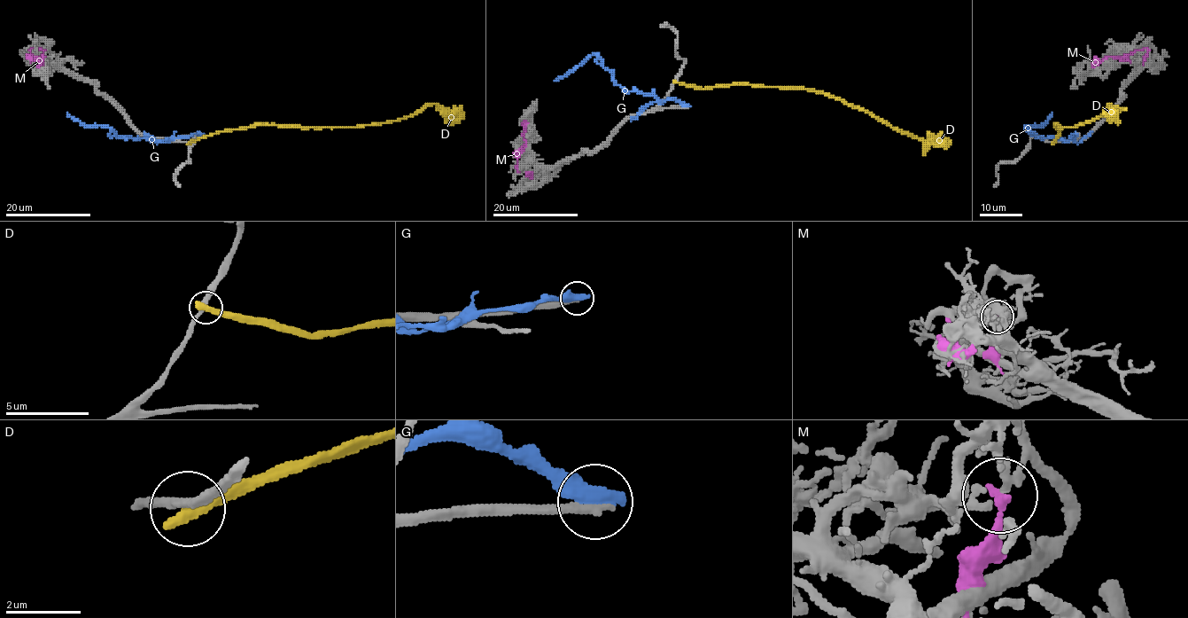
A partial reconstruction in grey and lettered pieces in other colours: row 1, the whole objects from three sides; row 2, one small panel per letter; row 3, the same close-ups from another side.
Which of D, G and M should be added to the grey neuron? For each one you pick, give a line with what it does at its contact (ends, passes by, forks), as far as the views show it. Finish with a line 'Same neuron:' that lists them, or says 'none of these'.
Same neuron: none of these

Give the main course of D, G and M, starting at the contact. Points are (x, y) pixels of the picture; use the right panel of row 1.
D: (1053, 143), (1059, 133), (1056, 124), (1080, 125), (1098, 117), (1110, 104), (1113, 107), (1111, 115)
G: (1077, 134), (1065, 140), (1039, 137), (1025, 128), (1041, 125), (1052, 113)
M: (1148, 50), (1144, 49), (1122, 58), (1107, 56), (1091, 66)

